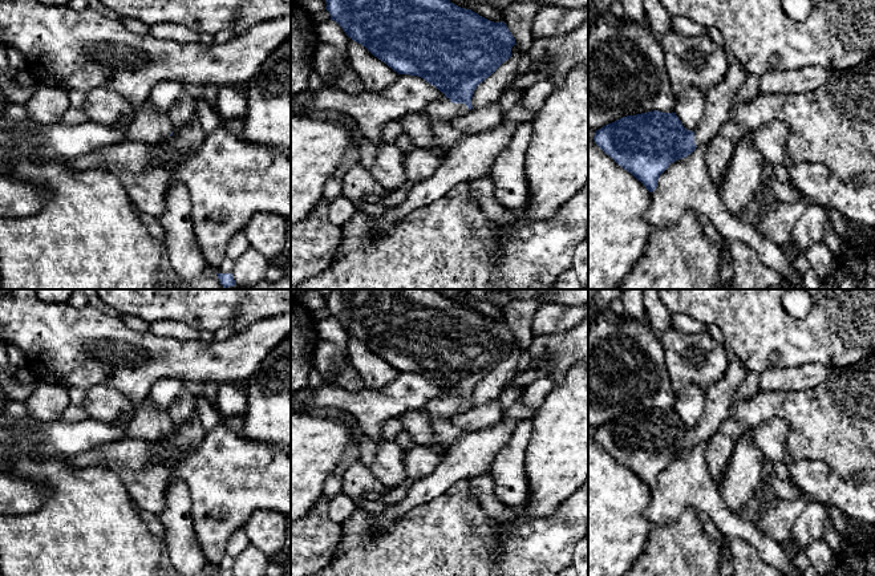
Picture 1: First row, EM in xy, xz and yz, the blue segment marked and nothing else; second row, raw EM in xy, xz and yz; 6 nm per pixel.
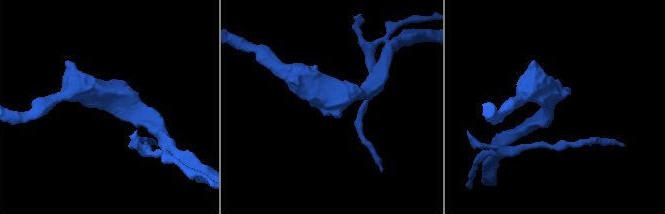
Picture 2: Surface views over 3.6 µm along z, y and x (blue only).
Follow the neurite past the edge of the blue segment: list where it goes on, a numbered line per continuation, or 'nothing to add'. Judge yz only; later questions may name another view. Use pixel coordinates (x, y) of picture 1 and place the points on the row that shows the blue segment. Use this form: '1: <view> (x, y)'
1: yz (720, 100)

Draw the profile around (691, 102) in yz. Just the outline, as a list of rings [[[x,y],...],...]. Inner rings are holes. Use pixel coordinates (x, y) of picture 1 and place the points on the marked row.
[[[686,88],[676,98],[675,113],[686,130],[698,129],[704,118],[708,94],[698,88]]]

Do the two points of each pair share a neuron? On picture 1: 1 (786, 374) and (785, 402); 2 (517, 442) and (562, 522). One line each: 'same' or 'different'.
1: different
2: different

